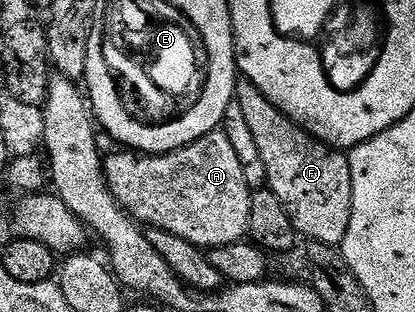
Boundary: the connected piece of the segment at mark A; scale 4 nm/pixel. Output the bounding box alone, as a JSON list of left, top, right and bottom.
[105,130,252,249]

